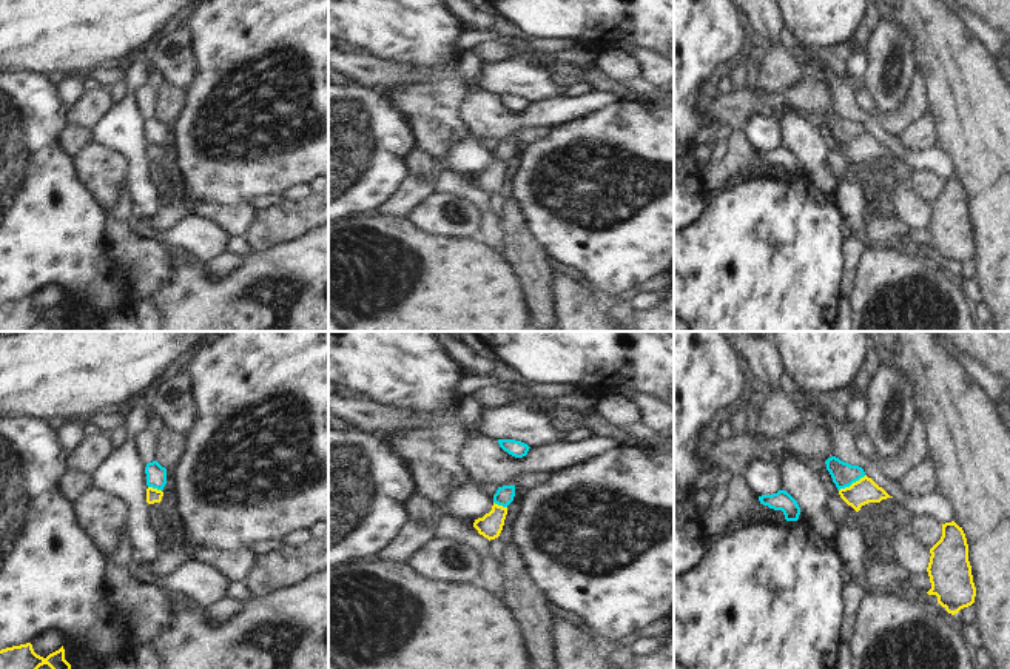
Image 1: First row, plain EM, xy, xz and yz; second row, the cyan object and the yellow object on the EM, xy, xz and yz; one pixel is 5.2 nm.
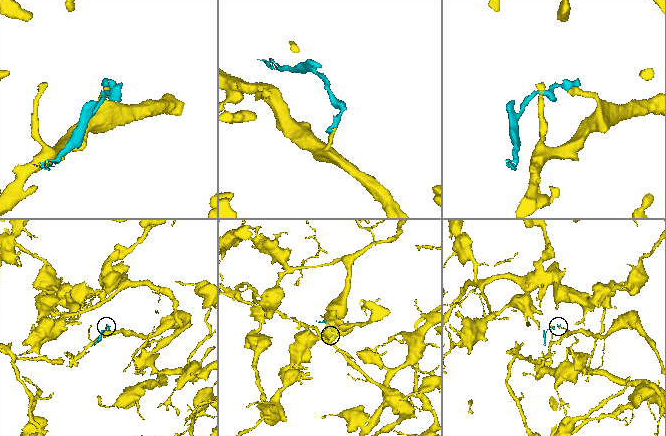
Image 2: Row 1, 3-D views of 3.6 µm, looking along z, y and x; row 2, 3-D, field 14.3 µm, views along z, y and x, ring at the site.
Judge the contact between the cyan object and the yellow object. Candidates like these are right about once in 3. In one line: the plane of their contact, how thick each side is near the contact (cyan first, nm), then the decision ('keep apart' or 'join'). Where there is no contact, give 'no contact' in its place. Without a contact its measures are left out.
meets cyan in yz; 120 nm thick on the cyan side, 130 nm on the other; keep apart

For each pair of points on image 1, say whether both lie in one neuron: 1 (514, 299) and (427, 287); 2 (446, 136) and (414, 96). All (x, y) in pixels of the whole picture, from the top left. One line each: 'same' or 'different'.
1: same
2: same

